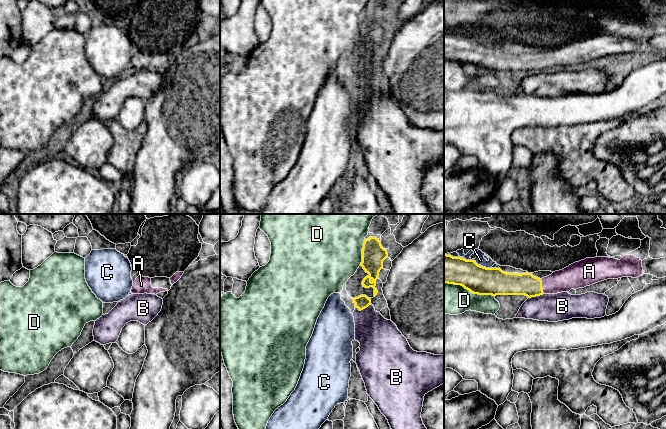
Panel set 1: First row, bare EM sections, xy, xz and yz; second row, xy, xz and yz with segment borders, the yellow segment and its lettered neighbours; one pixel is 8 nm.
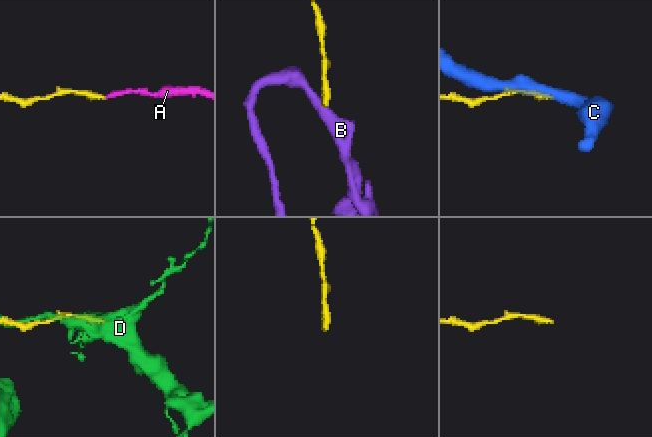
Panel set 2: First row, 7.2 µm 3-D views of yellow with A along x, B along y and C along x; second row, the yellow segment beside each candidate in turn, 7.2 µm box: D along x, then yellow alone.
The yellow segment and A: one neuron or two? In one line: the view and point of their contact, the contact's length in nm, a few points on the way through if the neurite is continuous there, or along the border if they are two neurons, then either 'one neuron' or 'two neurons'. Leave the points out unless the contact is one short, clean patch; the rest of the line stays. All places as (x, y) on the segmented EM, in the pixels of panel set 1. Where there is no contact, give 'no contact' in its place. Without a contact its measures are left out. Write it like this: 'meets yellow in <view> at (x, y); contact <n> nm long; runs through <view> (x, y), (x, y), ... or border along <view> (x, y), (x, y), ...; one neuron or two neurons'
meets yellow in yz at (541, 286); contact 120 nm long; runs through yz (526, 284), (541, 286), (564, 280); one neuron

